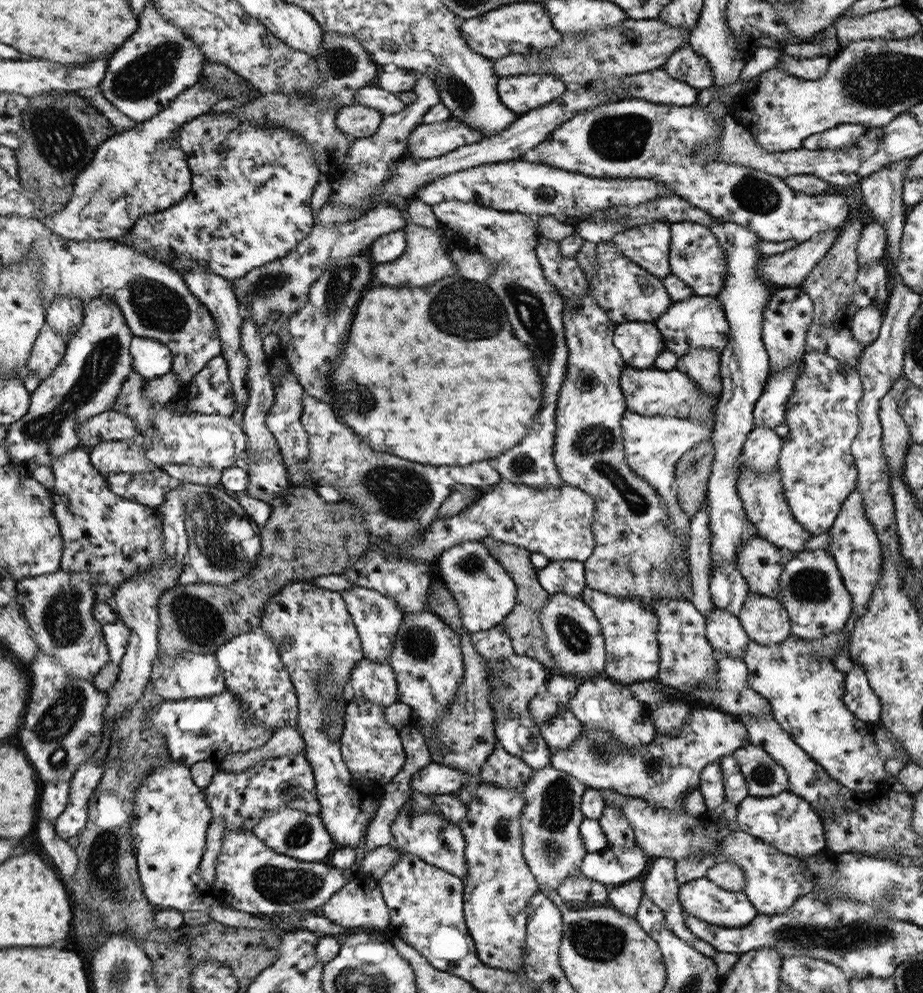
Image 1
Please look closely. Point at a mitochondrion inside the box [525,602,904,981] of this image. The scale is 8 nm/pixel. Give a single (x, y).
(790, 936)

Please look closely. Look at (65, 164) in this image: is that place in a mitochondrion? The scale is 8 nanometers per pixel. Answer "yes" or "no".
no

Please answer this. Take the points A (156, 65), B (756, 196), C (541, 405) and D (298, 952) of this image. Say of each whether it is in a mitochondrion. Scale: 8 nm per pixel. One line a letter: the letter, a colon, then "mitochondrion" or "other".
A: mitochondrion
B: mitochondrion
C: other
D: other

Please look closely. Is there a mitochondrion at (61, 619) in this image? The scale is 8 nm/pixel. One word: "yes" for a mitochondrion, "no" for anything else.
yes

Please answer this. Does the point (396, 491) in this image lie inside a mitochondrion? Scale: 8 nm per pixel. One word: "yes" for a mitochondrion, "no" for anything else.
yes

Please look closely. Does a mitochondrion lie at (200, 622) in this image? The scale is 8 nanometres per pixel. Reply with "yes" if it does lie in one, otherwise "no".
yes

